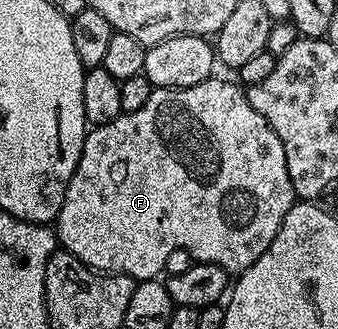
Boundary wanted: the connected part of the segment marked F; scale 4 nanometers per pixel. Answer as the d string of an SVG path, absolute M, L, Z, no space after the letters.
M211 76L191 88L155 88L143 108L130 114L122 113L115 120L111 120L111 124L92 127L86 133L79 164L67 184L65 199L55 219L55 233L60 249L73 254L92 270L102 274L125 274L134 280L156 279L164 271L167 256L171 256L171 252L176 250L187 251L198 262L215 264L230 276L240 276L247 268L251 268L251 264L255 264L255 260L259 260L259 256L263 256L263 252L267 252L271 240L275 240L275 232L279 232L295 201L291 176L287 172L287 156L271 124L267 124L267 120L263 120L263 116L259 116L259 112L251 108L248 93L236 81L228 82L225 78L217 77Z

